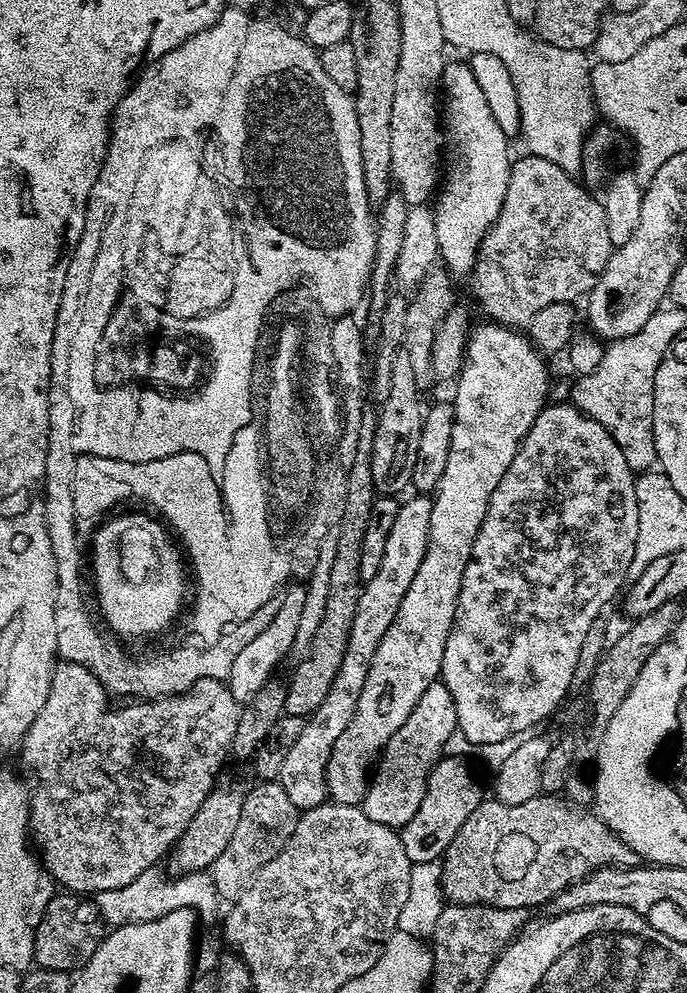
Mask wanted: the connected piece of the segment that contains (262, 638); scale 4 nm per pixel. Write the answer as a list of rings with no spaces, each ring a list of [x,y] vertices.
[[[292,582],[283,589],[278,600],[278,614],[270,621],[270,626],[258,638],[251,639],[242,648],[242,652],[234,660],[230,672],[226,676],[226,683],[230,691],[234,694],[237,702],[247,702],[267,680],[273,679],[276,666],[280,659],[292,650],[298,634],[298,621],[302,619],[302,610],[306,603],[306,587],[303,583]]]

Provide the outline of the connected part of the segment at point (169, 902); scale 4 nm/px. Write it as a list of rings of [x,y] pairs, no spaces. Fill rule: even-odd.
[[[159,871],[143,872],[130,886],[122,886],[118,890],[106,890],[95,893],[97,905],[104,904],[102,916],[109,925],[141,924],[162,918],[182,907],[181,902],[191,902],[190,907],[201,921],[212,920],[216,916],[218,905],[216,886],[212,883],[211,875],[204,872],[191,872],[188,876],[177,875],[176,880],[163,880]],[[188,900],[196,900],[194,902]]]

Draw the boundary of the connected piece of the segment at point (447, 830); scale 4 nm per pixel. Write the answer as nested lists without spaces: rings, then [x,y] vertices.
[[[451,754],[445,755],[434,766],[426,782],[426,794],[422,794],[422,806],[414,813],[414,818],[399,829],[402,850],[412,864],[434,864],[443,857],[444,851],[454,842],[454,834],[462,830],[462,822],[478,810],[486,792],[480,789],[480,780],[472,773],[472,768],[464,760],[455,760]]]

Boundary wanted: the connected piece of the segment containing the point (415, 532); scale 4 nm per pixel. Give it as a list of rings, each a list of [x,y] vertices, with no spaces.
[[[416,494],[413,497],[413,500],[405,499],[401,503],[398,518],[394,518],[394,527],[386,538],[382,566],[378,566],[374,578],[363,581],[358,607],[354,609],[354,622],[350,626],[350,642],[346,642],[346,655],[342,658],[342,666],[334,677],[334,683],[330,685],[318,710],[314,710],[305,719],[302,735],[294,742],[293,748],[282,762],[278,782],[286,790],[290,802],[294,802],[298,809],[316,808],[329,799],[328,763],[334,742],[338,742],[342,730],[350,726],[350,718],[354,718],[354,710],[358,710],[358,694],[362,694],[362,686],[366,686],[366,674],[370,674],[374,650],[378,650],[386,630],[390,630],[390,622],[394,622],[398,606],[402,606],[402,598],[406,598],[406,590],[410,590],[410,582],[414,582],[414,574],[418,574],[418,566],[422,566],[426,558],[432,496]]]

